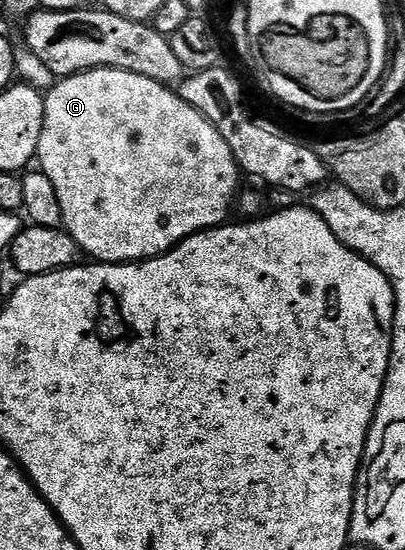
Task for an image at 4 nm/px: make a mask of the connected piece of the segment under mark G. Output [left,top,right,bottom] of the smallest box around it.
[38,69,238,265]

